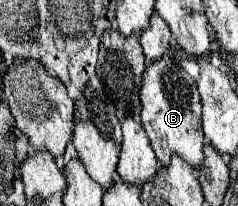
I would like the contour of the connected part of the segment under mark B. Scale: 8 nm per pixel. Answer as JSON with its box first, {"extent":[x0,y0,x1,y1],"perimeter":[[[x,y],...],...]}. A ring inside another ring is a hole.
{"extent":[140,55,204,169],"perimeter":[[[168,55],[156,63],[150,63],[144,71],[140,101],[142,125],[160,165],[168,167],[172,155],[178,155],[198,169],[200,163],[204,163],[204,131],[200,125],[202,105],[196,83],[190,79],[190,75]]]}

